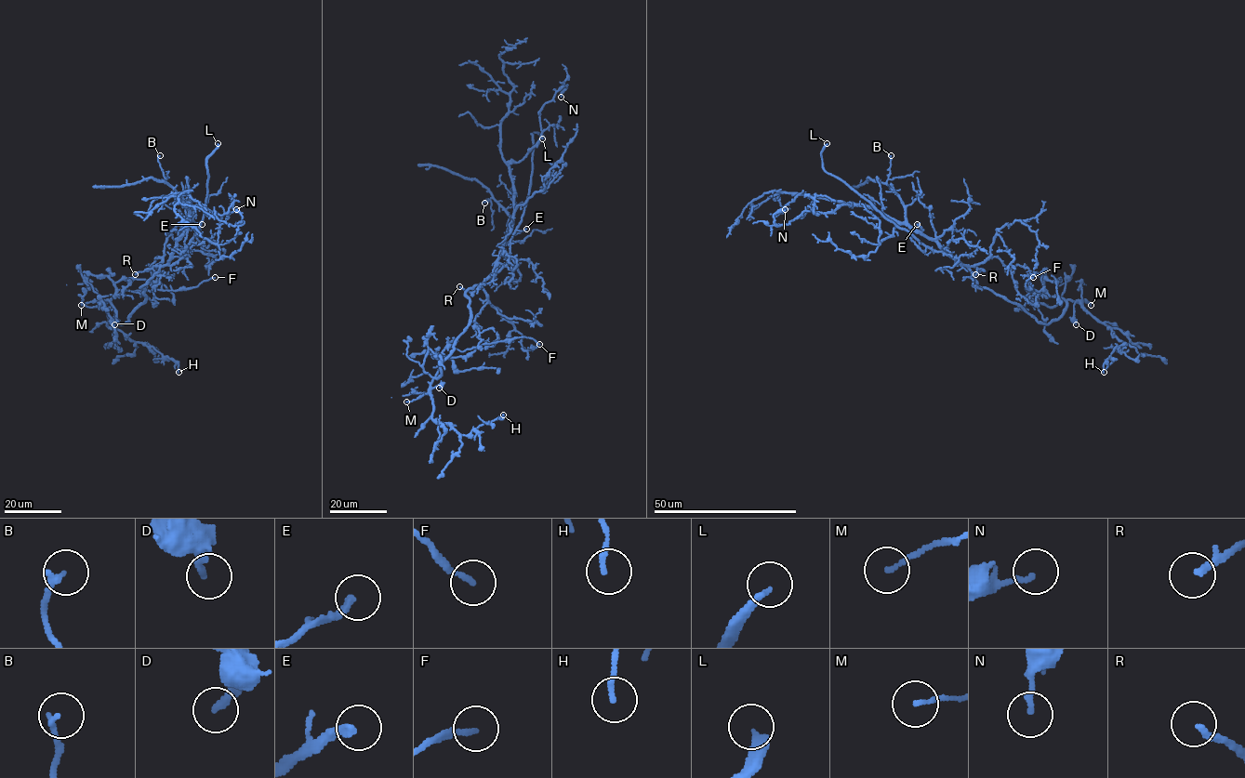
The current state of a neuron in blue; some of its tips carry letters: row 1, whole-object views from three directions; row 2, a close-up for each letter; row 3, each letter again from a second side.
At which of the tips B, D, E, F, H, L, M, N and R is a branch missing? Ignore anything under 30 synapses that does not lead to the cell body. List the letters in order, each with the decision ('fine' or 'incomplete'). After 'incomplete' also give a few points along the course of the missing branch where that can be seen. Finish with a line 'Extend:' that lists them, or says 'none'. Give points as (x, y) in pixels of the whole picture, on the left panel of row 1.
B: fine
D: fine
E: incomplete | (202, 224), (205, 225), (212, 215), (224, 207), (221, 202)
F: fine
H: fine
L: incomplete | (218, 143), (185, 123), (188, 121)
M: fine
N: fine
R: incomplete | (135, 274), (115, 304), (114, 300)
Extend: E, L, R

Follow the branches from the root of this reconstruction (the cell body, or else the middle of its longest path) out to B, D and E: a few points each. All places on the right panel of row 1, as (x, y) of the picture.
B: (965, 266), (907, 222), (900, 197), (887, 183), (891, 155)
D: (965, 266), (979, 286), (1018, 304), (1038, 322), (1049, 324), (1056, 320), (1068, 299), (1075, 301), (1076, 324)
E: (965, 266), (925, 237), (917, 224)

